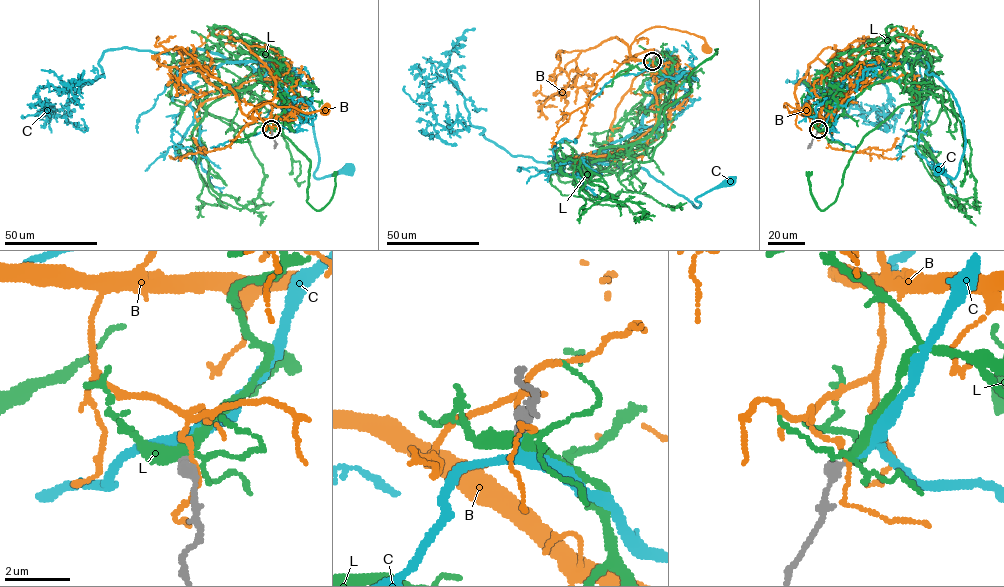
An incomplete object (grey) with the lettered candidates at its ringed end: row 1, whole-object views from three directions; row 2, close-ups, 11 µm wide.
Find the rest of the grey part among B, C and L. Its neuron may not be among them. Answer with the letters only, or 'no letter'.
C

